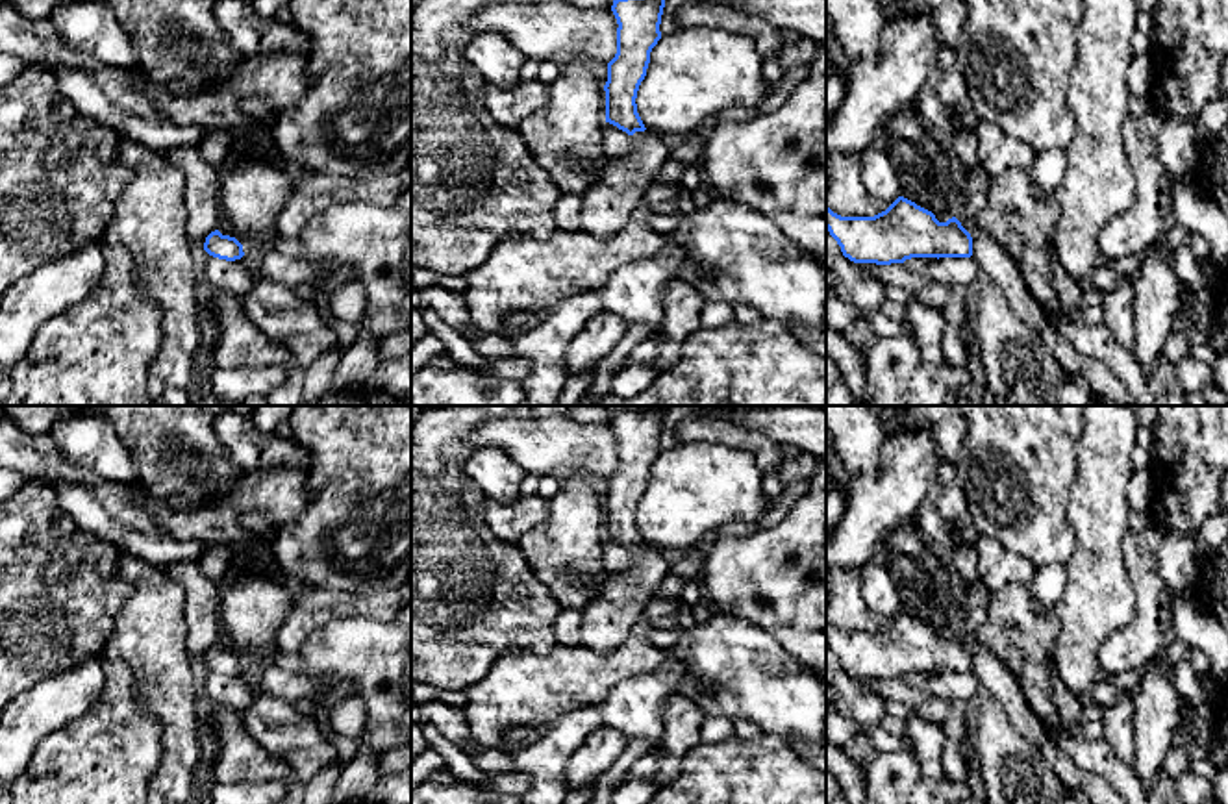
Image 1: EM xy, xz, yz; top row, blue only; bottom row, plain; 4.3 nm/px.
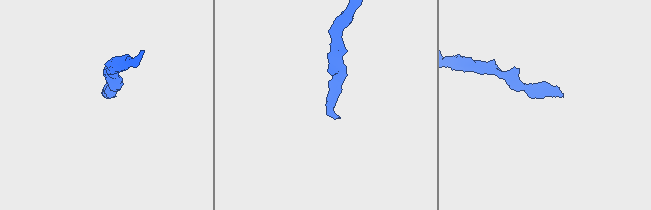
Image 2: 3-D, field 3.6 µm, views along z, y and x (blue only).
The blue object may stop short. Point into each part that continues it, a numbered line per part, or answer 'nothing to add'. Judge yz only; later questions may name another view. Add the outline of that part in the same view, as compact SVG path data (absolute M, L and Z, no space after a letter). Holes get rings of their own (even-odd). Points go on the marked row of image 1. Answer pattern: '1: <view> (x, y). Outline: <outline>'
1: yz (1017, 215). Outline: M1009 167L989 180L985 206L967 232L993 239L1013 258L1043 309L1063 309L1050 272L1058 220L1054 193L1041 191L1028 167Z

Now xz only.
1: xz (608, 206). Outline: M635 132L630 139L632 150L624 157L606 157L598 182L582 195L582 230L596 239L615 235L633 219L645 191L670 157L658 133Z

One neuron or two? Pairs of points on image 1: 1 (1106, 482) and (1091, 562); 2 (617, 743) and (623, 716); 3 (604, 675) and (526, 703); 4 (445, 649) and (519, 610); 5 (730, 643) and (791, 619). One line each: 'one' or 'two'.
1: one
2: two
3: one
4: one
5: two

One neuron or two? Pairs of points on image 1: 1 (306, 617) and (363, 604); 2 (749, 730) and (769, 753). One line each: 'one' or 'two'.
1: one
2: two

